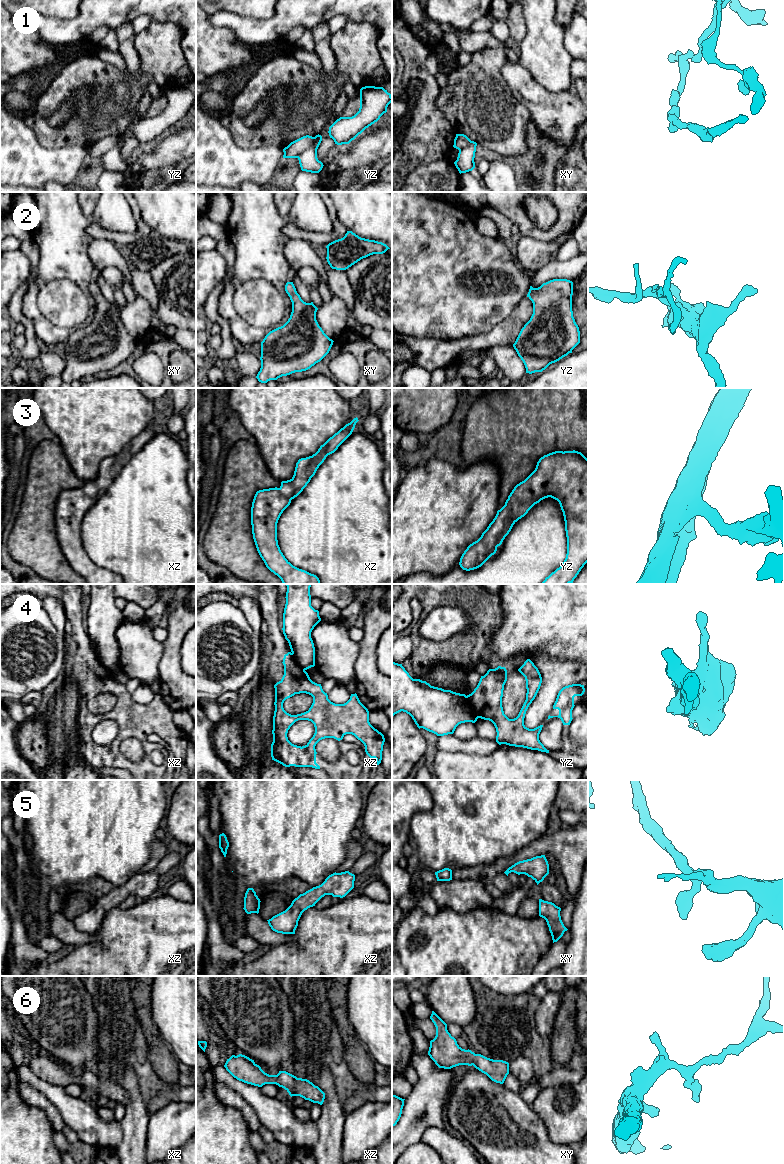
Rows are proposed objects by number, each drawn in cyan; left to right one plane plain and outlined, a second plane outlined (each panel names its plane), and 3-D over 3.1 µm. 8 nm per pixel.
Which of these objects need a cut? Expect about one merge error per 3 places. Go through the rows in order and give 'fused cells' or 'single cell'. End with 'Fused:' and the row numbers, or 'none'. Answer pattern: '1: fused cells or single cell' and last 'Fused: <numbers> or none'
1: fused cells
2: single cell
3: single cell
4: fused cells
5: single cell
6: single cell
Fused: 1, 4

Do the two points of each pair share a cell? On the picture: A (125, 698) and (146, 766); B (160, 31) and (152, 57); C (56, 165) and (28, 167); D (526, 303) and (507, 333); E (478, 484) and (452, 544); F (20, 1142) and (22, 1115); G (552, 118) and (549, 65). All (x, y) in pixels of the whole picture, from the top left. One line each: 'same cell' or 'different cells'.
A: same cell
B: same cell
C: same cell
D: same cell
E: same cell
F: same cell
G: different cells

